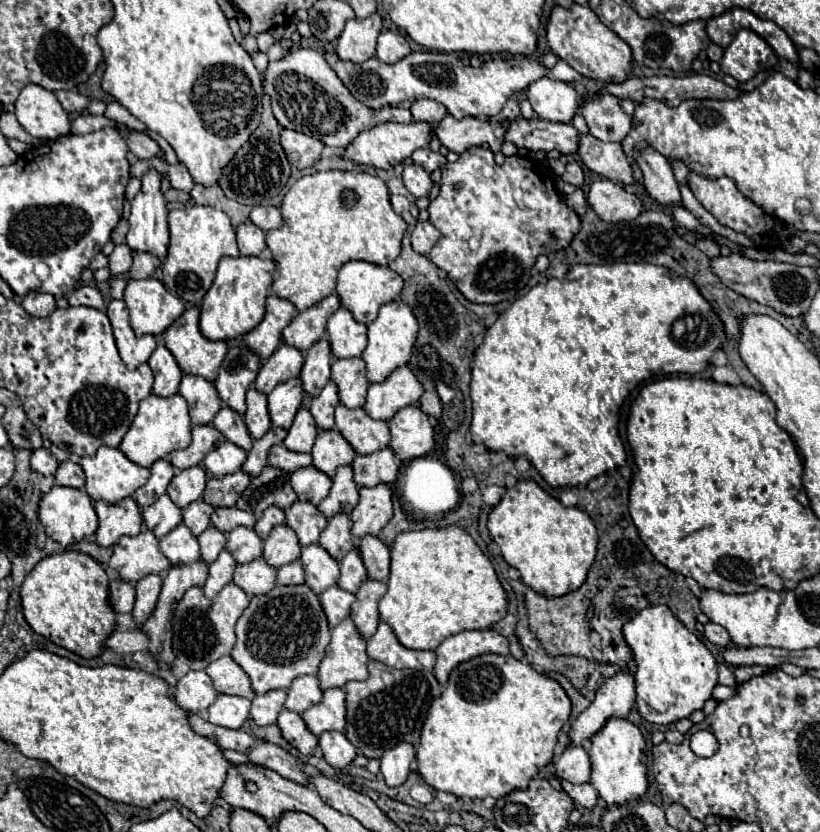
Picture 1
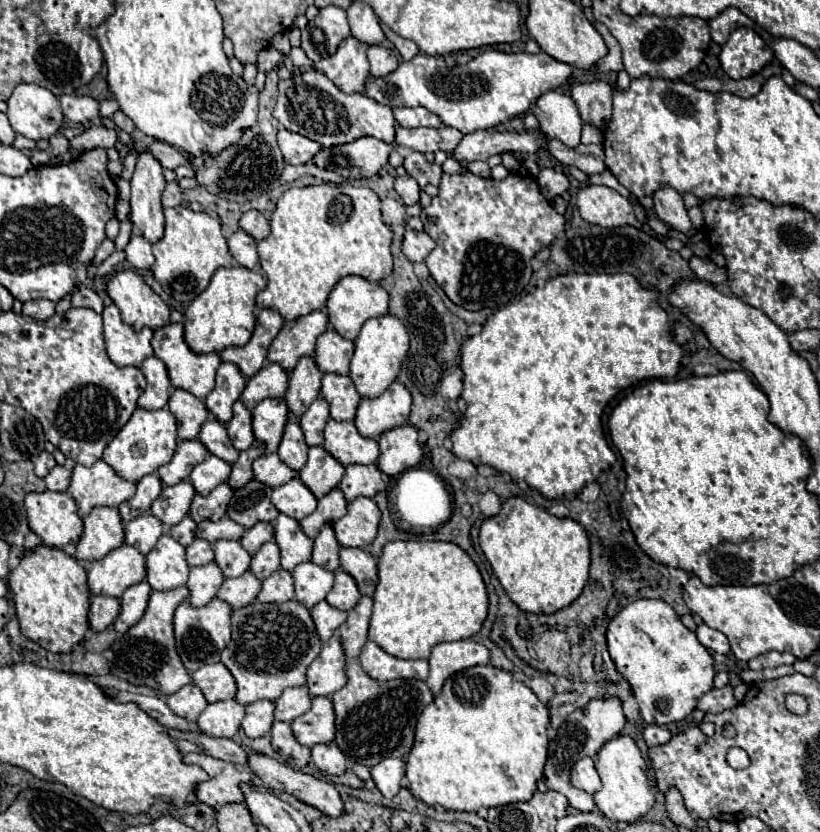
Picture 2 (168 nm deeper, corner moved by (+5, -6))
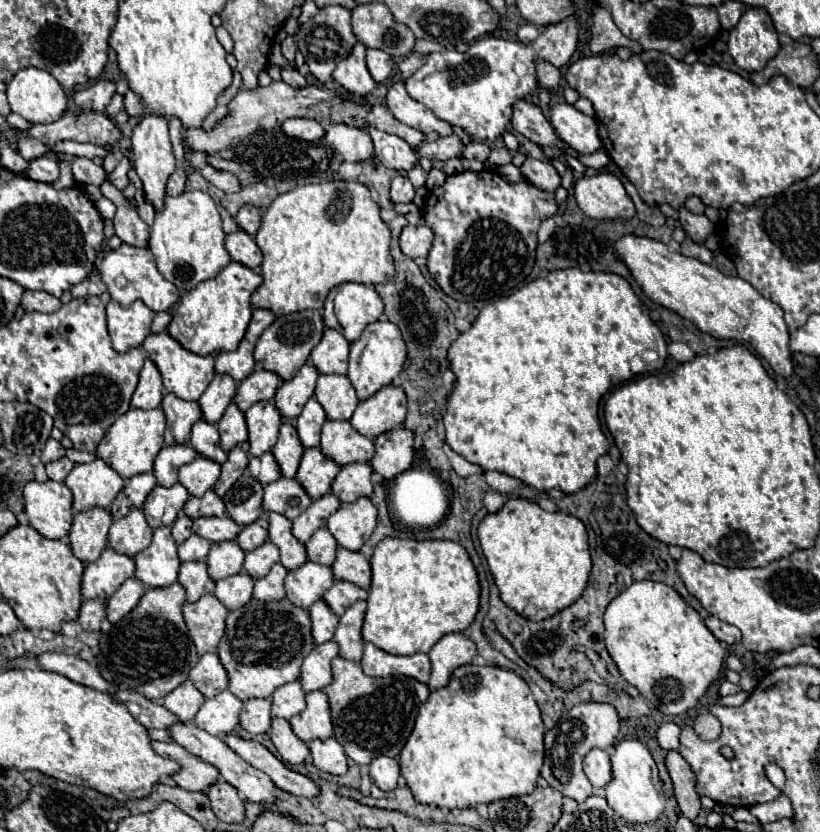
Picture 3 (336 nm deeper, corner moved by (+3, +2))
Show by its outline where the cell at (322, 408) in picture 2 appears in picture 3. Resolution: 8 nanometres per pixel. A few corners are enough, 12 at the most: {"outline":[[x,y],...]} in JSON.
{"outline":[[311,397],[297,417],[303,447],[317,447],[327,421],[323,405]]}

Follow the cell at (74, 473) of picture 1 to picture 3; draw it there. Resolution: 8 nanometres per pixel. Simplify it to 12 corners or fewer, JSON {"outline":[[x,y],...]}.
{"outline":[[67,457],[47,463],[51,481],[65,481],[73,463]]}

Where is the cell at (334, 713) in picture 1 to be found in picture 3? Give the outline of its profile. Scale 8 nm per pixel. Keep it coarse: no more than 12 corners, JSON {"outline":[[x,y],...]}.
{"outline":[[323,691],[307,695],[303,713],[291,717],[301,741],[333,735],[331,707]]}

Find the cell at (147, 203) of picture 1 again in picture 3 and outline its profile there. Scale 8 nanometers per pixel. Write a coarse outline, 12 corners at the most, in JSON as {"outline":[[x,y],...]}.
{"outline":[[165,117],[133,129],[133,167],[145,201],[163,209],[177,167]]}

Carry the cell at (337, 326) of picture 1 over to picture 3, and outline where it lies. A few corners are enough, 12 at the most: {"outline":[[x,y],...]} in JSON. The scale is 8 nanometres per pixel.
{"outline":[[325,329],[309,361],[319,373],[347,373],[351,343]]}

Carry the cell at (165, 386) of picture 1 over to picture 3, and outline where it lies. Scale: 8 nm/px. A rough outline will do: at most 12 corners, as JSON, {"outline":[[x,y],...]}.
{"outline":[[151,359],[139,375],[131,407],[155,409],[163,399],[163,381]]}

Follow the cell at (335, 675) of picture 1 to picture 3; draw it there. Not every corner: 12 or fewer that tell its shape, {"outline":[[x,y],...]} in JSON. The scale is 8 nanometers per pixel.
{"outline":[[335,641],[317,645],[305,657],[299,679],[305,693],[333,681]]}

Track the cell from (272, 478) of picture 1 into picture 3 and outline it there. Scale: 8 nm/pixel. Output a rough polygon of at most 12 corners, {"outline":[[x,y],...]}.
{"outline":[[245,471],[225,493],[229,517],[239,525],[259,519],[263,485]]}

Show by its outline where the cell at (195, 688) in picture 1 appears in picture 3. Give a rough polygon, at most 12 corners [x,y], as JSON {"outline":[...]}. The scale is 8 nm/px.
{"outline":[[187,679],[163,699],[183,723],[191,723],[205,701]]}

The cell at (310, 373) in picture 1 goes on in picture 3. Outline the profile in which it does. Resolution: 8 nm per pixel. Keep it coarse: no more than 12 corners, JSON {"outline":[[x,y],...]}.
{"outline":[[307,361],[291,381],[283,381],[275,405],[297,417],[313,397],[319,371]]}

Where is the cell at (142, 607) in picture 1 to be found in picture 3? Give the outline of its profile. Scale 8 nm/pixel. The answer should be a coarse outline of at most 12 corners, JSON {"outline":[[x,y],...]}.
{"outline":[[129,577],[109,599],[107,619],[121,621],[145,587]]}

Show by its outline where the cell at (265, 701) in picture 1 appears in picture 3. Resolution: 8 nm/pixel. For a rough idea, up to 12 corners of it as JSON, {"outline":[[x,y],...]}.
{"outline":[[249,699],[241,727],[251,733],[271,729],[271,699]]}

